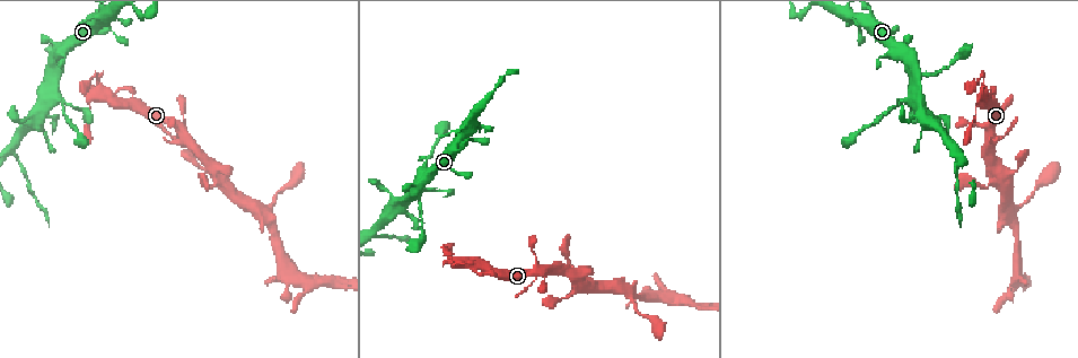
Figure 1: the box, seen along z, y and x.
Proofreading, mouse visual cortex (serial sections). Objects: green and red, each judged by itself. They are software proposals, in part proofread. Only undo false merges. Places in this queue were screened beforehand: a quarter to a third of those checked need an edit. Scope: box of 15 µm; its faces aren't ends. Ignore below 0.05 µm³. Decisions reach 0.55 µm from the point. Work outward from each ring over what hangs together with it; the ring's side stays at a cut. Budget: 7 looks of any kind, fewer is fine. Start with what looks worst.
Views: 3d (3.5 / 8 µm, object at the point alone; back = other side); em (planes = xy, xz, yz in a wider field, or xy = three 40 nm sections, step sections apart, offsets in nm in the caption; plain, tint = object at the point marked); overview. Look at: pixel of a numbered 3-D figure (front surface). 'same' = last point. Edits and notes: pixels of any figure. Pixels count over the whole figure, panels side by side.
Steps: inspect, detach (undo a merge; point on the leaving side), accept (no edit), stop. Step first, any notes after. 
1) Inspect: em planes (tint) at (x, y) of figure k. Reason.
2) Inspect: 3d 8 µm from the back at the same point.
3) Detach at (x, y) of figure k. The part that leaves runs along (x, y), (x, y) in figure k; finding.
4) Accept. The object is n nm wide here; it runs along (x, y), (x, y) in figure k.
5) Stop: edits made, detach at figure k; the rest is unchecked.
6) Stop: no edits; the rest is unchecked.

Inspect: 3d 3.5 µm at (449, 257) of figure 1. Thick turns thin.

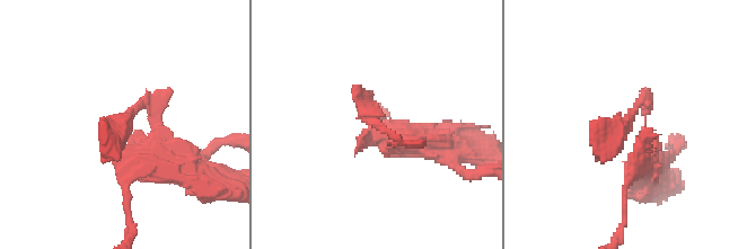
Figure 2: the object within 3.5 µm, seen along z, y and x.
Inspect: em xy step 3 (plain) at (626, 123) of figure 2.

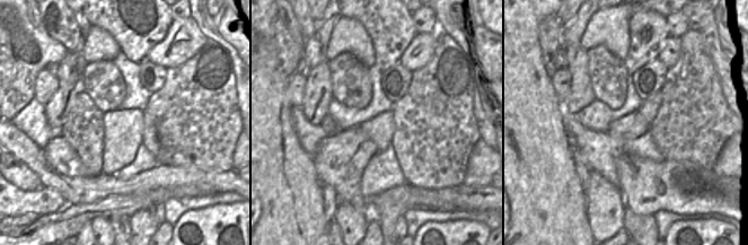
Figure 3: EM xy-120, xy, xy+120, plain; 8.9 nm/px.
Inspect: em xy step 3 (tint) at the same point.

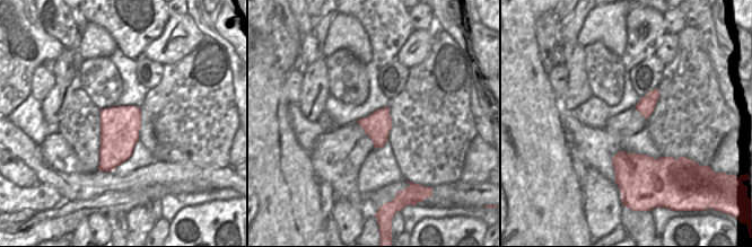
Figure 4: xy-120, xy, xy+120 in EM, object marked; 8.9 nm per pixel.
Detach at (115, 119) of figure 2. A second cell is stuck on.

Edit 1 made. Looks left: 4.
Inspect: 3d 3.5 µm from the back at (379, 237) of figure 1. Thin neck.

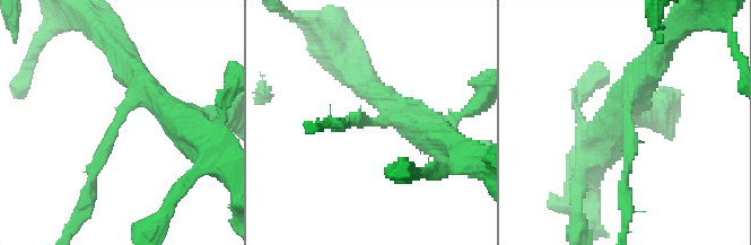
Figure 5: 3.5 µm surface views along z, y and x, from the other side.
Inspect: em xy step 3 (plain) at (116, 116) of figure 5. 3 arms meet here; the arms are 150, 350, 350 nm wide.

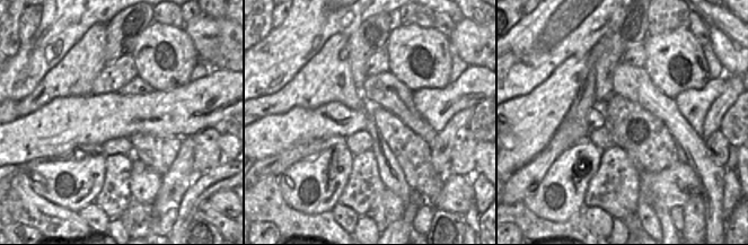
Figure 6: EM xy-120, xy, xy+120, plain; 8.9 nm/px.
Inspect: em xy step 3 (tint) at the same point.

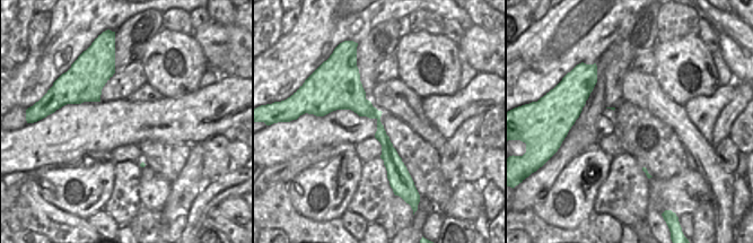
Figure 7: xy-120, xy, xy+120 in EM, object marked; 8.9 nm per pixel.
Detach at (110, 141) of figure 5. The object is 170 nm wide here; the part that leaves runs along (123, 108), (96, 160), (81, 209) in figure 5; two cells meet here.

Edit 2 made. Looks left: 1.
Stop: edits made, detach at figure 2, detach at figure 5; the rest is unchecked.

